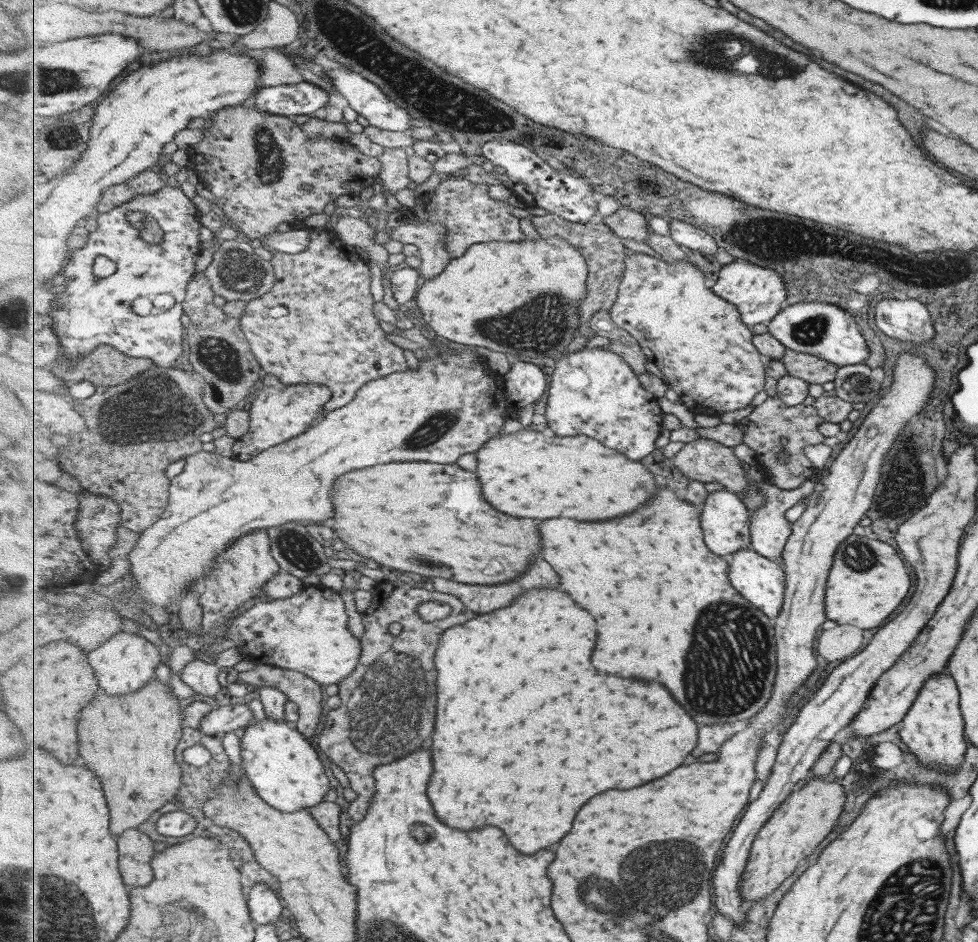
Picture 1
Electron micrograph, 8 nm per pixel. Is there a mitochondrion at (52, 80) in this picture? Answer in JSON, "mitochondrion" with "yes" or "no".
{"mitochondrion":"yes"}

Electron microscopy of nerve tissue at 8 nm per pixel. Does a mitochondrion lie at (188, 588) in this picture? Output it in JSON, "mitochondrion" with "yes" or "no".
{"mitochondrion":"no"}

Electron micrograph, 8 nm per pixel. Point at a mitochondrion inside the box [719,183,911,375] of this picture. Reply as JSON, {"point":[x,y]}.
{"point":[811,331]}

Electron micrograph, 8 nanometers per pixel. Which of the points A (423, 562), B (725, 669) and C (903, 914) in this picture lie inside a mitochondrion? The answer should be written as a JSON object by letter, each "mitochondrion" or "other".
{"A":"mitochondrion","B":"mitochondrion","C":"mitochondrion"}

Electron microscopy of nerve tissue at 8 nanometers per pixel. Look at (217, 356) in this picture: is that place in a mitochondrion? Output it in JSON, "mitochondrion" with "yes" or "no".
{"mitochondrion":"yes"}

